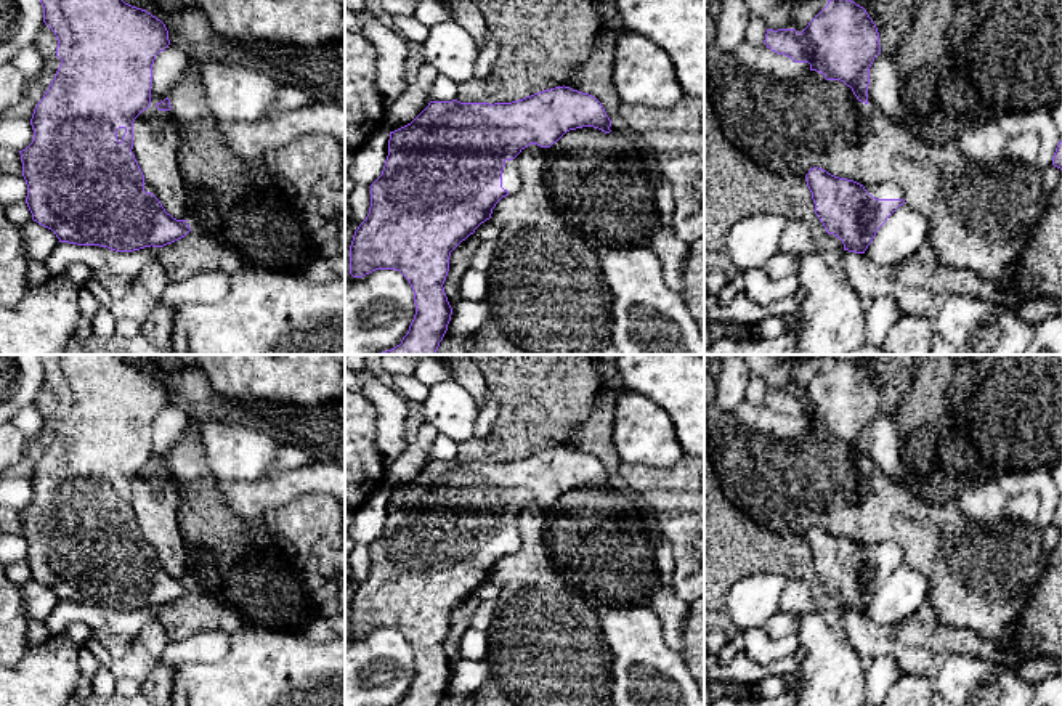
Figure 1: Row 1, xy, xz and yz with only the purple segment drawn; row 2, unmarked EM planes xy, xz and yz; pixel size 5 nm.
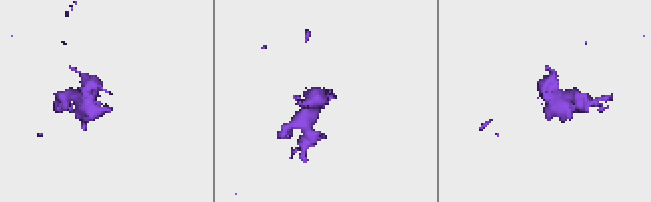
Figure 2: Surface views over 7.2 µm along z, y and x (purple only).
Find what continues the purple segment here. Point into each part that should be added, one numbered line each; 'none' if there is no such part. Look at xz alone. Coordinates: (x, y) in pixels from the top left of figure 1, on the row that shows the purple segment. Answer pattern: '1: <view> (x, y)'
none

